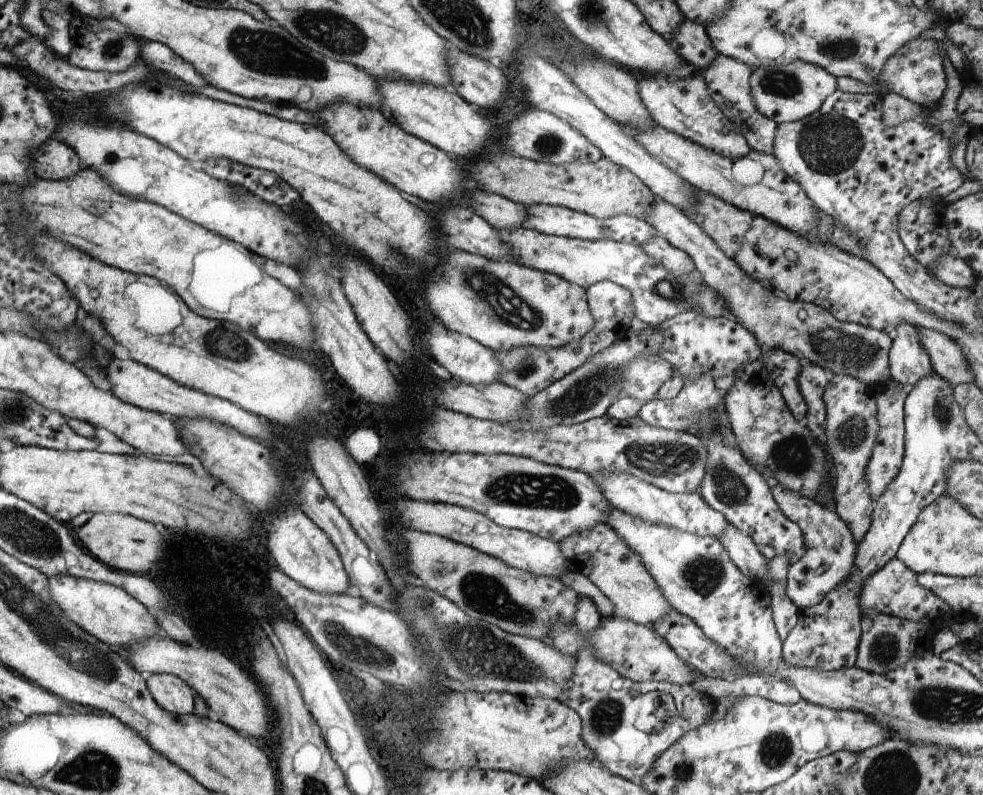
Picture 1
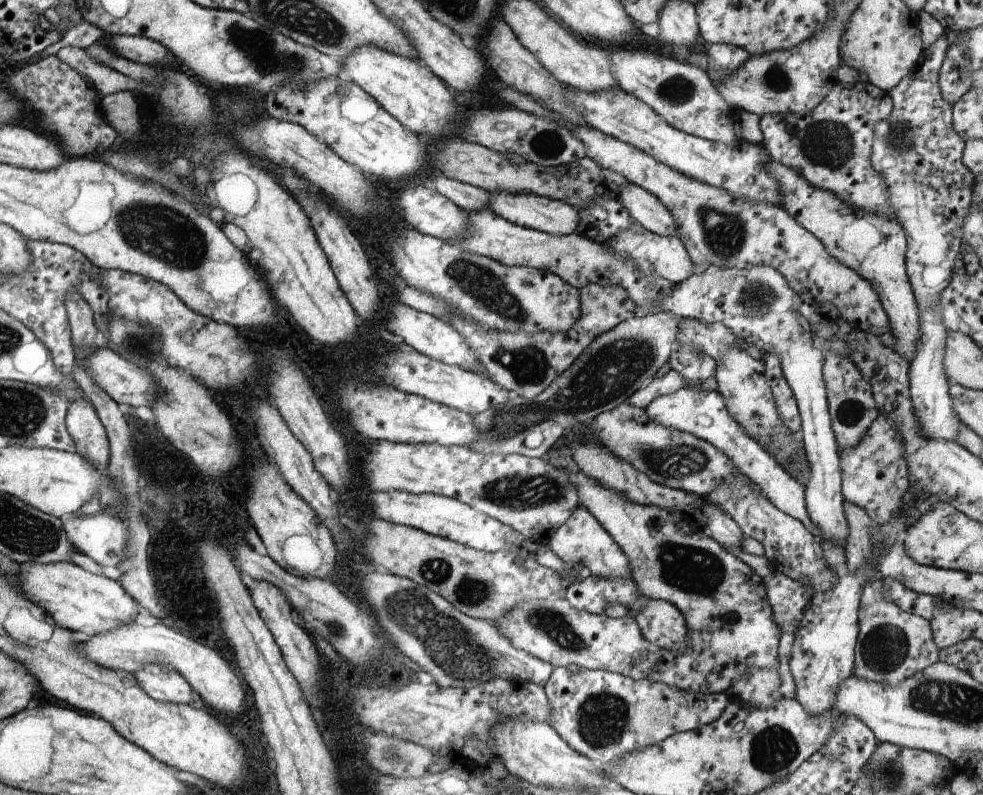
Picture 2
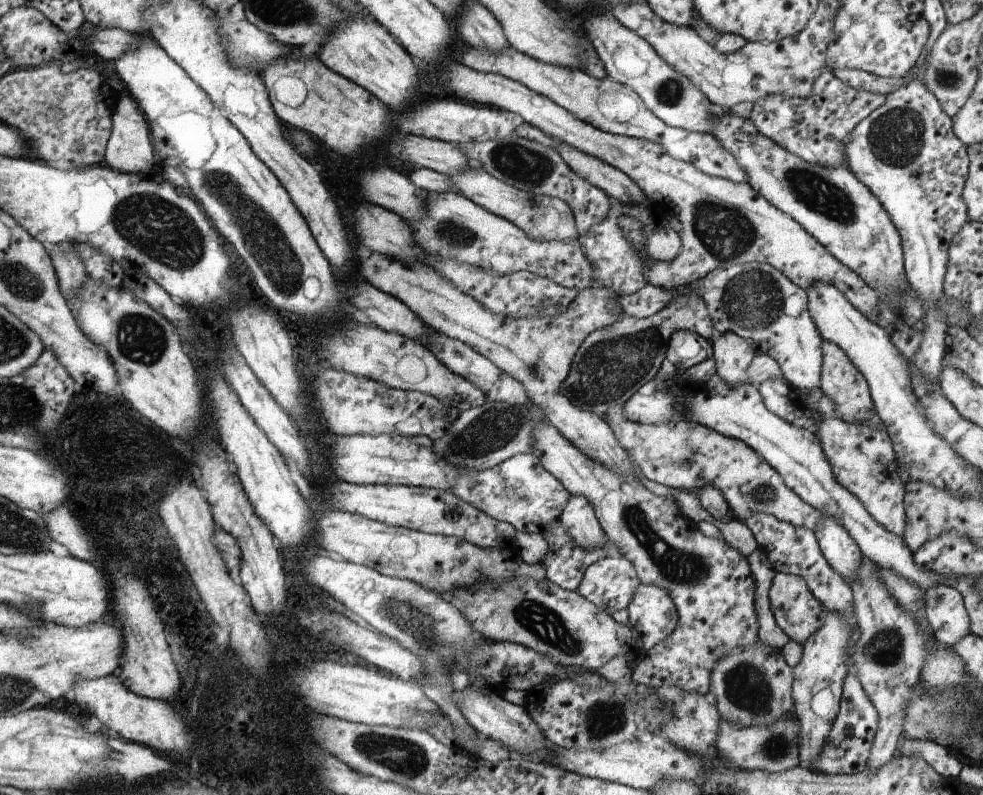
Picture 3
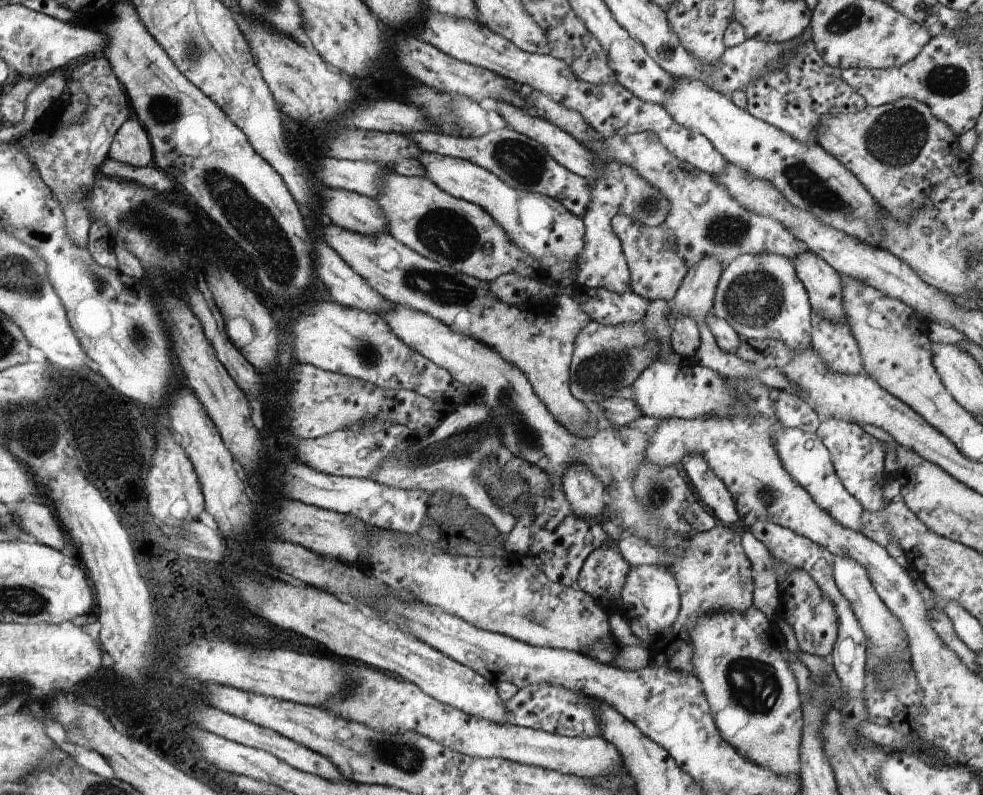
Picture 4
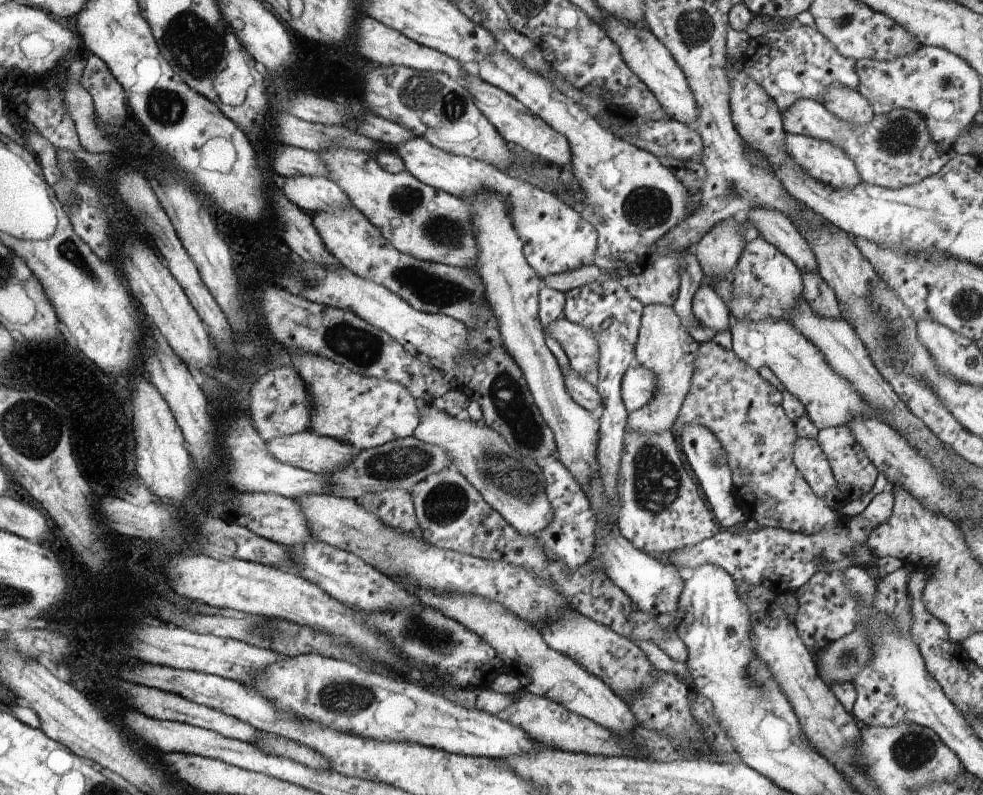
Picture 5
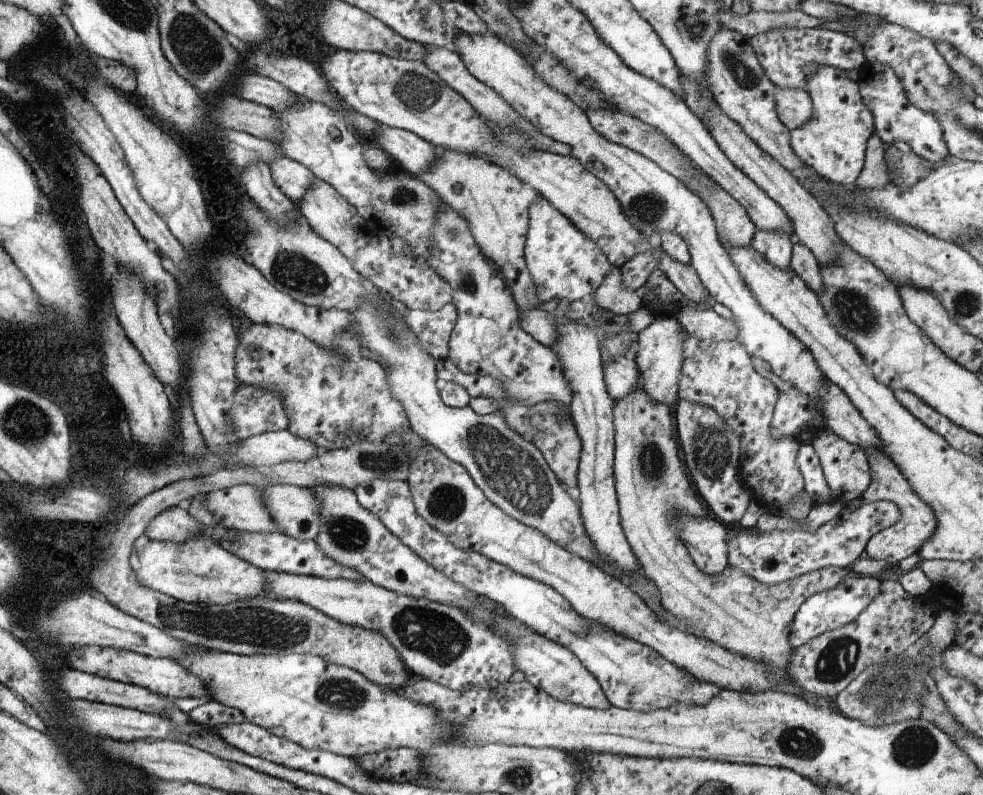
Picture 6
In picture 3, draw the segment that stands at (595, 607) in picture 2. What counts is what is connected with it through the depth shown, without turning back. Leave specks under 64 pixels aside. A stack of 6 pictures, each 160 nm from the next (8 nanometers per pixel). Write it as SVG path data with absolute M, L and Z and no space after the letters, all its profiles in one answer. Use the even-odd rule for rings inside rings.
M616 556L597 560L588 566L577 591L611 615L630 604L638 585L634 565L624 556Z

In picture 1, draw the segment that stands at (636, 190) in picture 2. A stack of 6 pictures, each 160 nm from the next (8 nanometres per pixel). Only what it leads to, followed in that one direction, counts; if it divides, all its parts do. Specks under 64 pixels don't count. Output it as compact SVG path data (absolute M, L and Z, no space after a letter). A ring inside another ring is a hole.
M654 197L653 205L651 206L651 211L649 212L649 215L646 218L646 221L648 221L656 230L657 234L661 237L664 237L672 246L678 247L679 249L682 249L683 251L686 251L686 254L689 254L693 261L696 264L696 268L698 269L698 272L701 272L703 276L703 282L706 283L708 286L711 286L724 300L727 302L727 308L728 315L736 320L738 323L740 323L744 328L748 329L752 334L756 335L757 341L760 344L762 354L762 359L765 361L765 354L768 351L774 351L776 349L782 349L783 351L786 351L787 353L794 354L796 357L806 357L810 362L813 362L814 364L820 365L821 367L824 367L826 371L828 371L829 374L849 374L851 377L858 378L858 380L861 380L863 383L866 383L867 385L874 385L874 383L883 381L886 382L887 378L890 377L890 369L889 369L889 354L888 351L890 350L891 342L893 341L890 339L890 336L886 334L884 331L879 331L878 329L873 329L872 327L859 325L856 323L847 323L844 321L839 321L835 316L832 316L832 313L829 312L826 309L823 309L822 307L819 307L818 305L815 305L814 303L803 303L803 302L794 302L790 301L786 296L781 294L780 292L777 292L777 290L774 290L772 287L770 287L765 282L757 281L753 277L750 277L746 273L743 272L743 270L734 262L734 259L731 259L729 255L725 253L713 241L713 238L710 238L709 234L705 233L705 230L702 230L701 226L698 226L694 221L691 221L684 212L682 212L678 207L675 207L673 204L670 204L668 201L665 201L663 198L660 197Z

